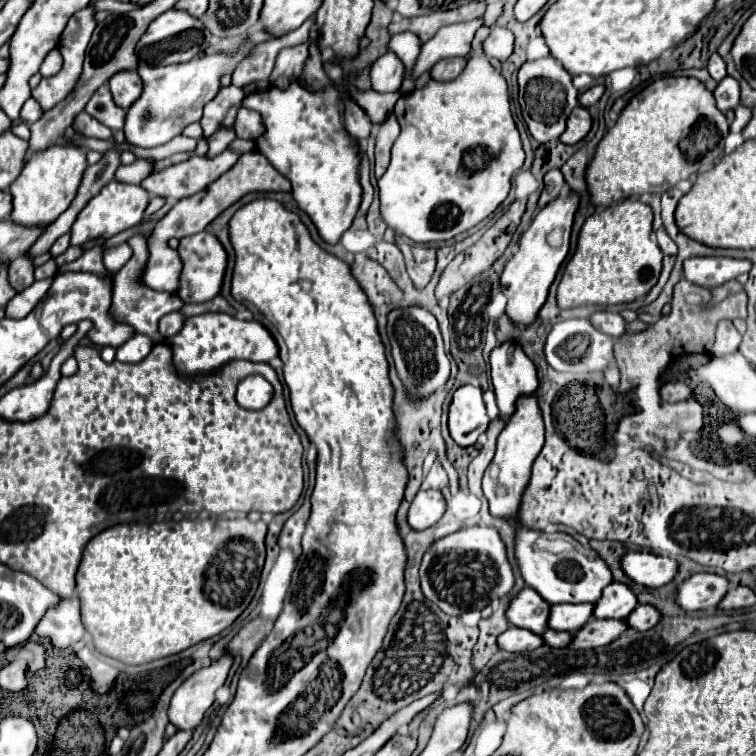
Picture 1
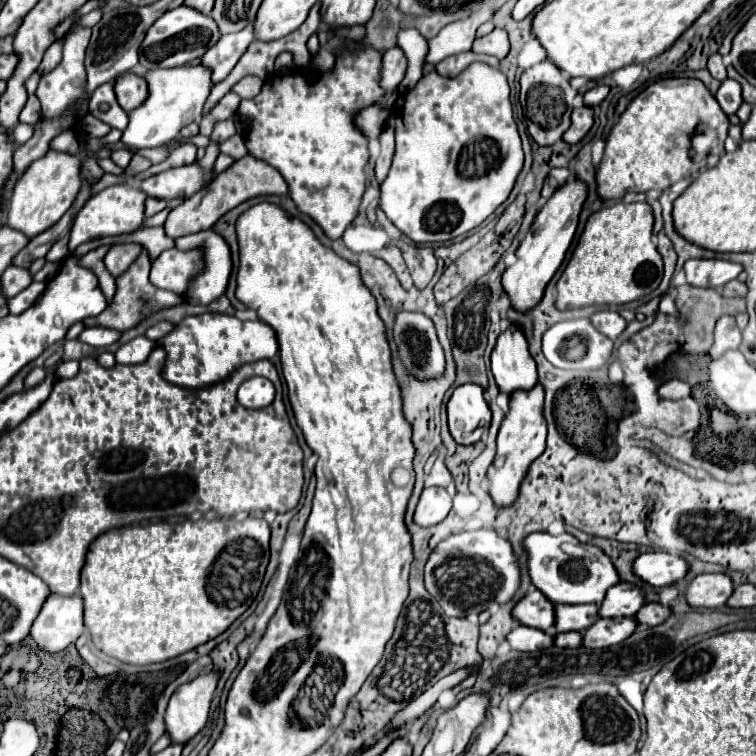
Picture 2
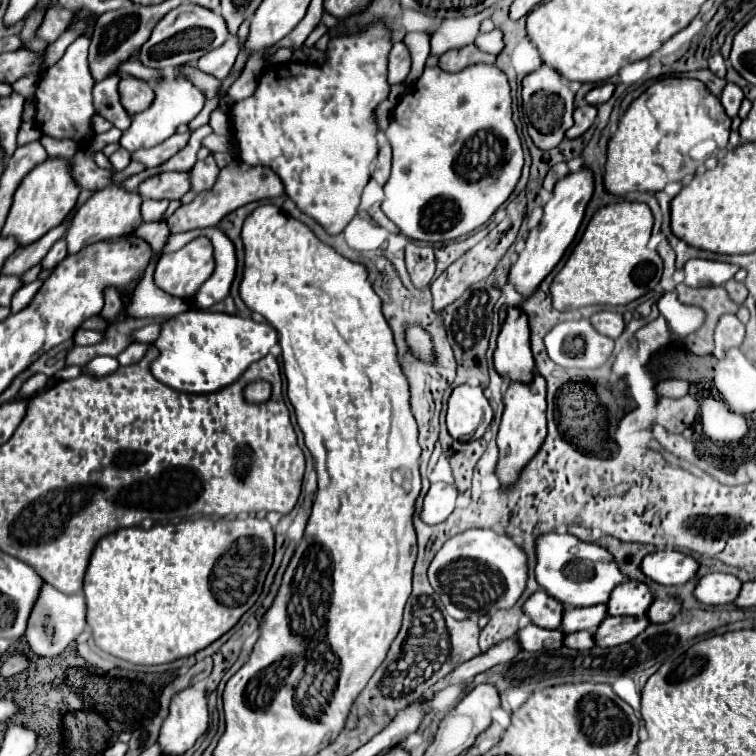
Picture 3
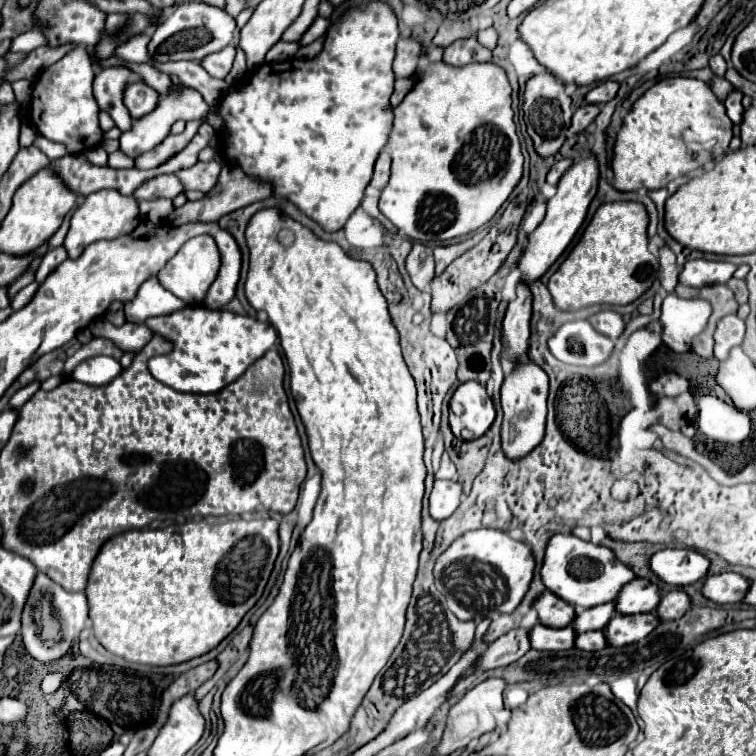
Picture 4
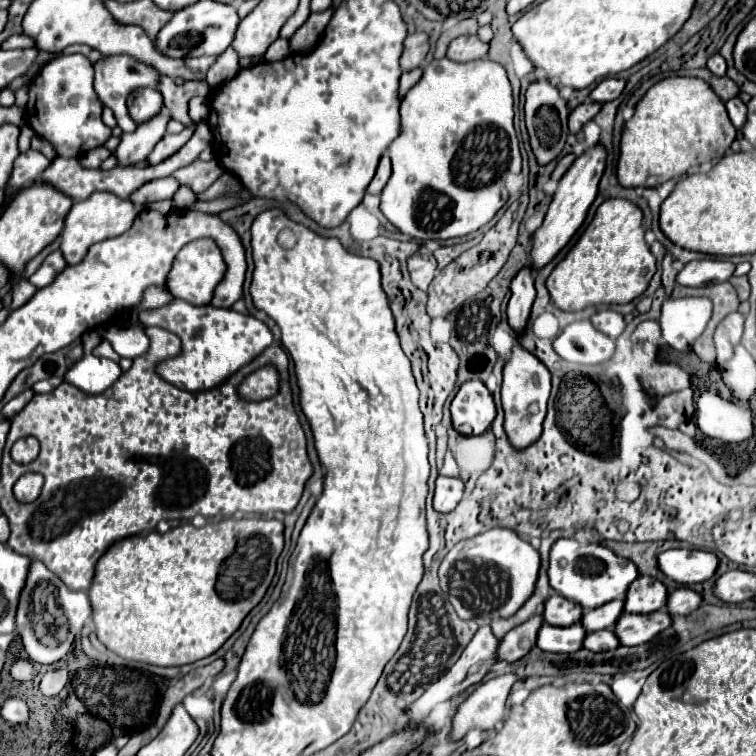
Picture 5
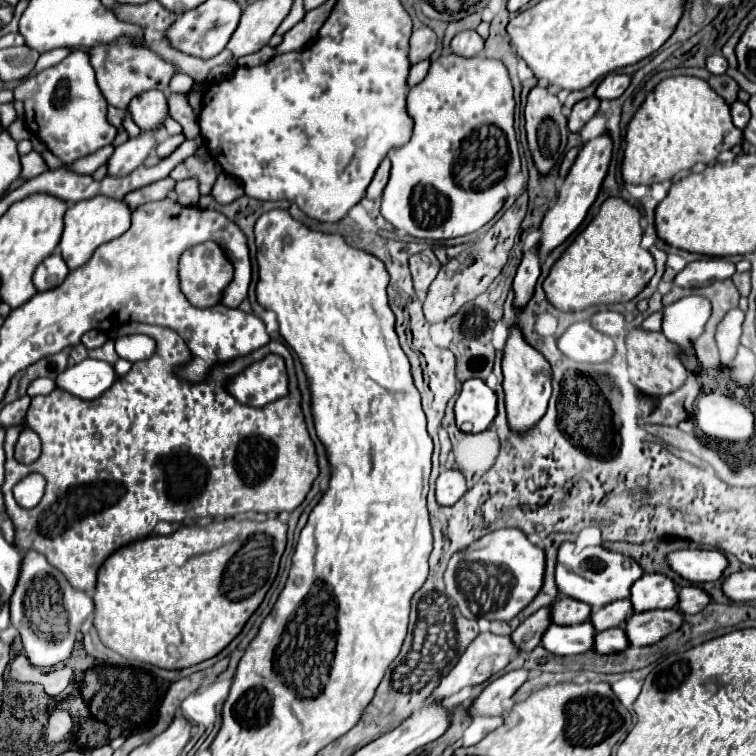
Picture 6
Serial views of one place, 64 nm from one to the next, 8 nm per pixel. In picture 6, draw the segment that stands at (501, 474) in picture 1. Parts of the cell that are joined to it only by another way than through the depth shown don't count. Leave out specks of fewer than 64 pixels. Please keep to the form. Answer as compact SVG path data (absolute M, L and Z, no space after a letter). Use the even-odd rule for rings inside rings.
M510 326L508 340L504 344L504 356L502 356L502 372L504 372L504 394L506 394L506 412L508 412L508 424L516 432L530 430L546 412L548 400L550 400L550 380L552 370L548 360L526 342L520 326Z

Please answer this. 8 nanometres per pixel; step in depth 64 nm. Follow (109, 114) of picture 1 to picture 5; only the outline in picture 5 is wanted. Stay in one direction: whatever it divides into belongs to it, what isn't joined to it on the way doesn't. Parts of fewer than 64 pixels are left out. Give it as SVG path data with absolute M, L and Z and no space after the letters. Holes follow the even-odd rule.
M128 54L104 56L102 60L98 60L94 64L94 72L96 72L94 88L96 88L96 94L102 100L102 104L114 110L114 116L116 116L118 126L122 128L122 132L134 132L138 126L136 126L136 122L129 115L126 105L128 96L134 90L138 90L138 88L156 88L158 82L160 82L160 78L162 78L162 74L154 66L150 66L146 62L140 62L140 60L136 60L136 58L128 56Z

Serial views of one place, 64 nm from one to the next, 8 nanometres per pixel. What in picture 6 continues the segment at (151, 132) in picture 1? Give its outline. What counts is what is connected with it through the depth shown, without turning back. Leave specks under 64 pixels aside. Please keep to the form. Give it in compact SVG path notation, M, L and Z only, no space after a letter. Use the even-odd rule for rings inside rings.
M142 132L140 138L130 138L126 144L116 146L114 154L106 162L106 168L108 168L106 176L112 176L112 178L128 176L138 166L144 164L144 160L148 158L154 146L156 146L154 132Z

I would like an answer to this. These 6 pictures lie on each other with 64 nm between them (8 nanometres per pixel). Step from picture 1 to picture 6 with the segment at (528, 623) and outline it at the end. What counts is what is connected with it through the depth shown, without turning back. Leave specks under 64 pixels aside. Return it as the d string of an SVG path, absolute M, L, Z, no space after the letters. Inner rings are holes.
M562 598L560 602L552 604L552 622L560 626L586 622L590 614L592 614L592 608L586 602L576 602L572 598Z

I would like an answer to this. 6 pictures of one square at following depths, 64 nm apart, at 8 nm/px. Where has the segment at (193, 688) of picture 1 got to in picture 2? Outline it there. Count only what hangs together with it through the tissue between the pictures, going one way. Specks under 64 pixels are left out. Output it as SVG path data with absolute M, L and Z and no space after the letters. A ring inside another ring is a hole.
M214 672L206 674L206 676L198 676L196 680L182 684L170 698L168 702L168 710L166 710L166 734L170 736L170 744L180 744L186 746L208 722L208 710L210 710L210 702L216 690L216 682L218 676Z

